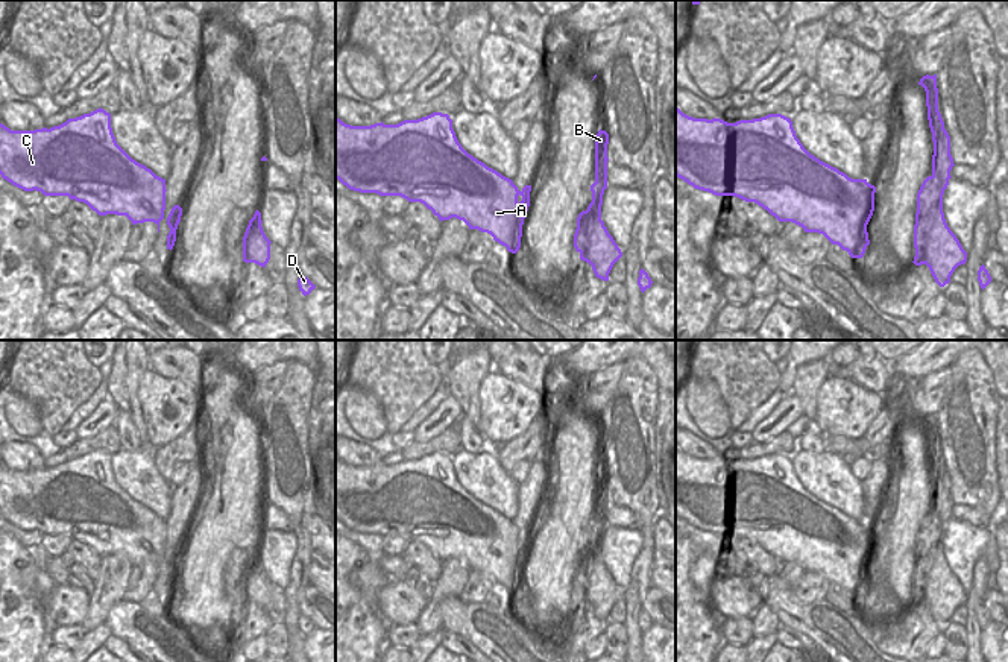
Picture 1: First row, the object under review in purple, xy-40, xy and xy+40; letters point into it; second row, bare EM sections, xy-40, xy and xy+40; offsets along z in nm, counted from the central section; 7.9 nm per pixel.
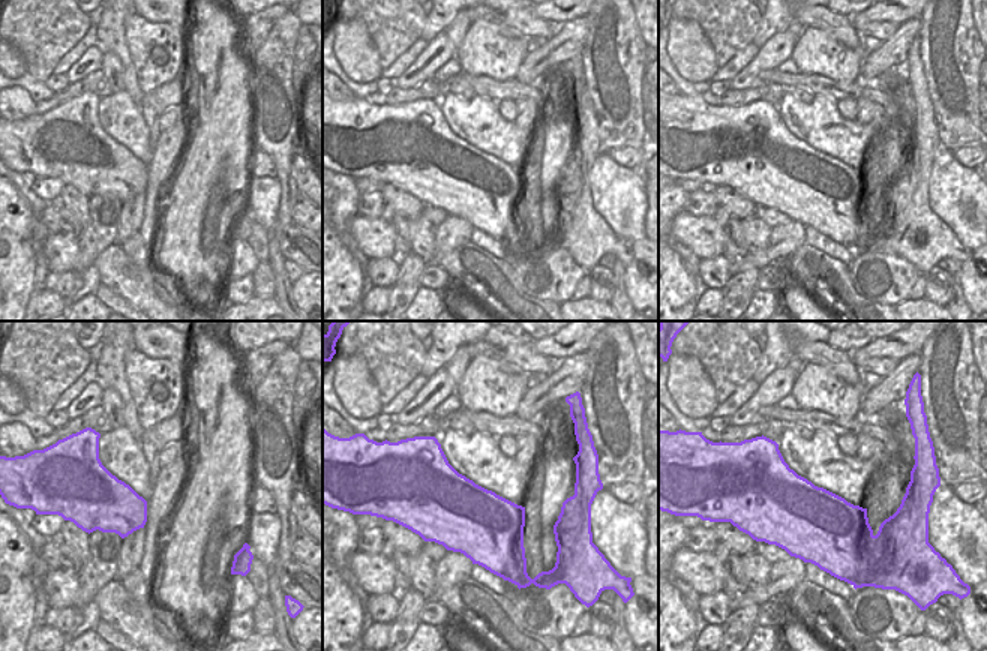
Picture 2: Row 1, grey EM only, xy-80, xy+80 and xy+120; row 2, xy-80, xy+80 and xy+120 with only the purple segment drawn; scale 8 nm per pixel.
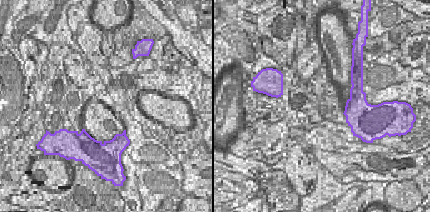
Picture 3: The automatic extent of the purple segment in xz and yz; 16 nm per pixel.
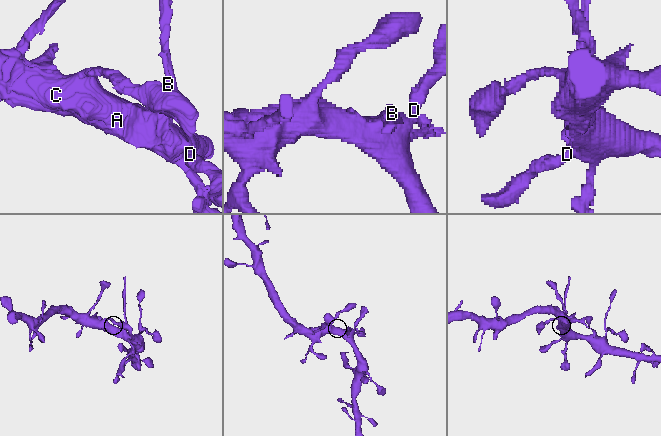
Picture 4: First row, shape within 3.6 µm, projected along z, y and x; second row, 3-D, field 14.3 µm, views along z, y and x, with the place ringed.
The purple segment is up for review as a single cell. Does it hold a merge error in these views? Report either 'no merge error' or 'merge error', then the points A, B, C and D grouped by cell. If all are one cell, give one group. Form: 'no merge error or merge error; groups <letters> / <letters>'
merge error; groups A C D / B

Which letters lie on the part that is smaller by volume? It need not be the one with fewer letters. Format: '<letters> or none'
B

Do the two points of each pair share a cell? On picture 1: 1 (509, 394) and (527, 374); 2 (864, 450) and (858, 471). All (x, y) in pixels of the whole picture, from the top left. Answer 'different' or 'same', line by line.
1: different
2: different

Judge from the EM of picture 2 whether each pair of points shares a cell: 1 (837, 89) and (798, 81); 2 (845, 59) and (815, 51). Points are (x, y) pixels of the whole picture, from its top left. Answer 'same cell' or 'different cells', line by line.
1: same cell
2: same cell

